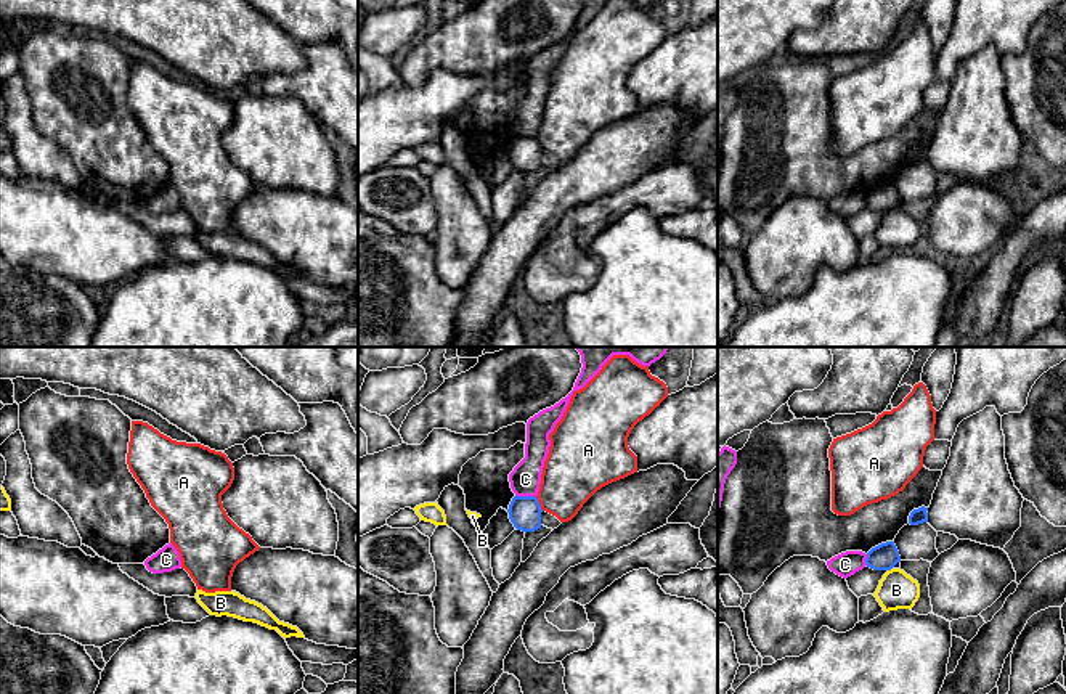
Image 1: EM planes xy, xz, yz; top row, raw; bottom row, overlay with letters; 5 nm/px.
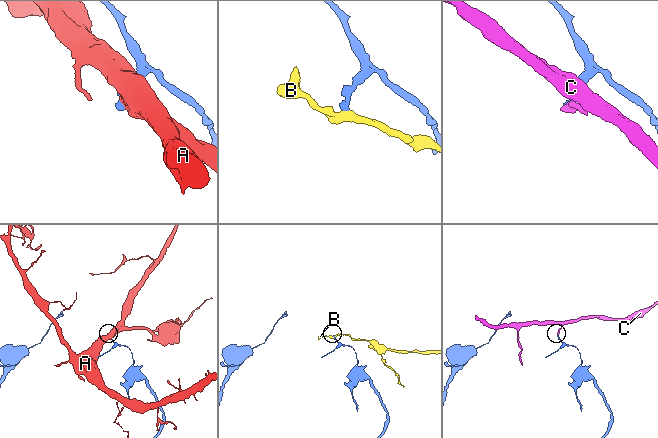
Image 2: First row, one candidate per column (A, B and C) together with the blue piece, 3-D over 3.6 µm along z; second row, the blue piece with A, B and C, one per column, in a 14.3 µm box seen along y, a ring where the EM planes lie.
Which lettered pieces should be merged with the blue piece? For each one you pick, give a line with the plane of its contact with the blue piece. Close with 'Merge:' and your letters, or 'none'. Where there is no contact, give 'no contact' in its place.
Merge: none

